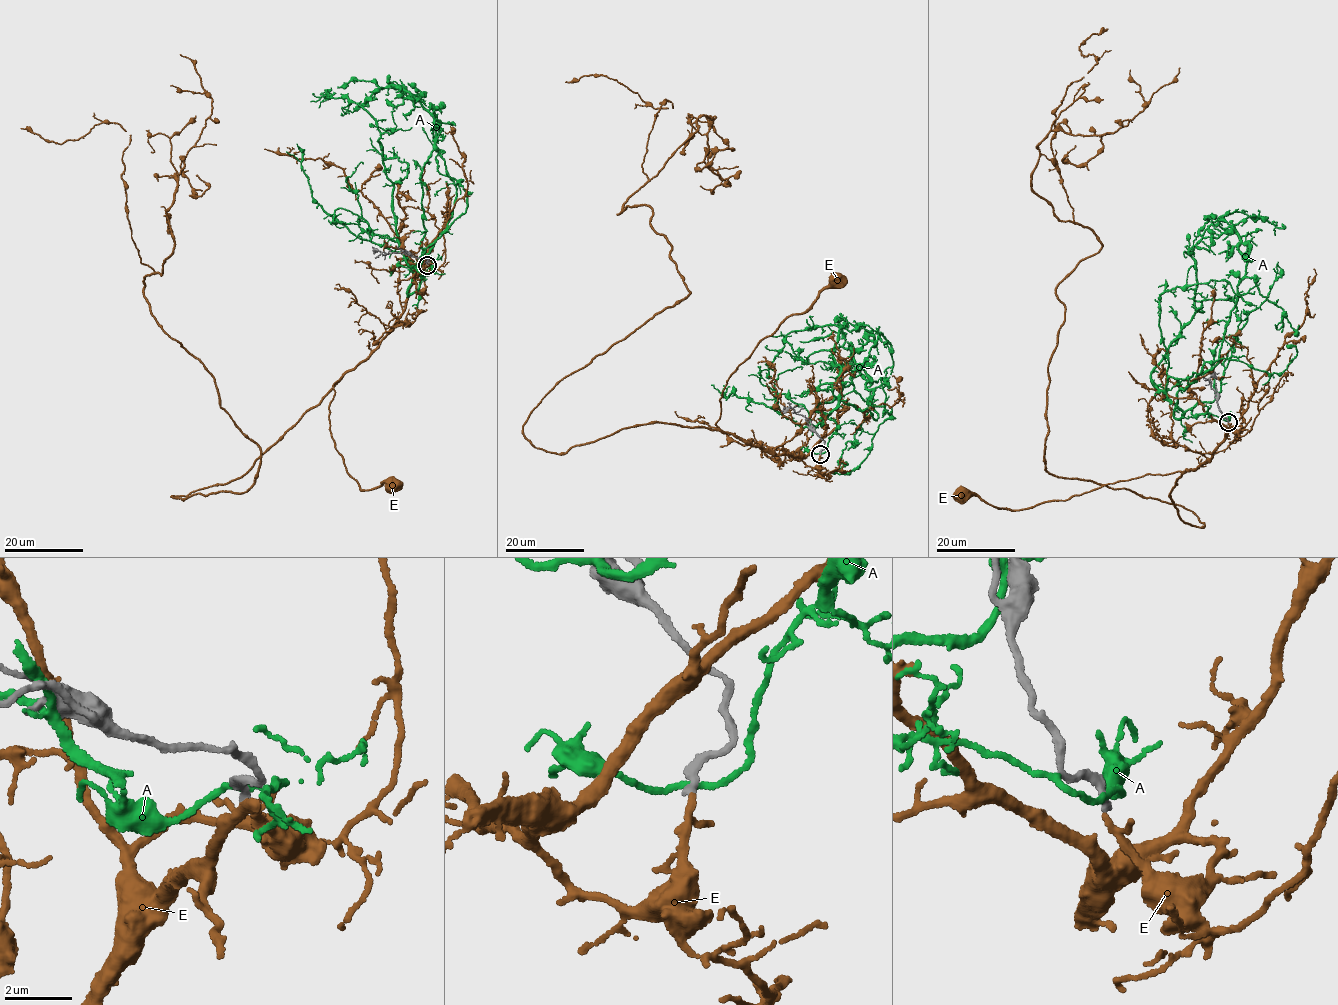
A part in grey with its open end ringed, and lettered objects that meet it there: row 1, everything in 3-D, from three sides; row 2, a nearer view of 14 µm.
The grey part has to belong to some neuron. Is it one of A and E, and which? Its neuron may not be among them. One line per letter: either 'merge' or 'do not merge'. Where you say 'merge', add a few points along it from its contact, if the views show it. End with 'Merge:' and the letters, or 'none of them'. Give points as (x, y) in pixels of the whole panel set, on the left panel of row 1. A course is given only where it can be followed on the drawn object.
A: do not merge
E: merge | via (428, 264), (414, 271), (405, 311), (393, 329), (334, 384), (329, 404), (335, 448), (359, 489), (395, 482)
Merge: E

